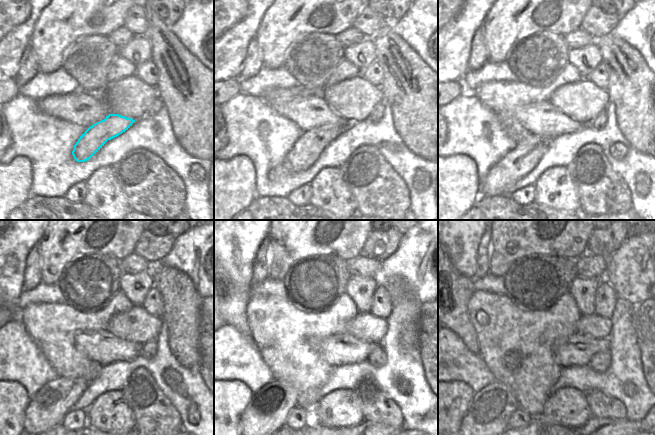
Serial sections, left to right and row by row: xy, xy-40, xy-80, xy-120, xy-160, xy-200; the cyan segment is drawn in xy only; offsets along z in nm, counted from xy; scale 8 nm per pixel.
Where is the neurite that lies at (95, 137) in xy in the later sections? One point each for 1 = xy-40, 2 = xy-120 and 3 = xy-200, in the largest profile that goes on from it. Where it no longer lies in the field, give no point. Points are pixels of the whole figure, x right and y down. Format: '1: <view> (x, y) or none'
1: xy-40 (306, 150)
2: xy-120 (47, 409)
3: xy-200 (487, 416)

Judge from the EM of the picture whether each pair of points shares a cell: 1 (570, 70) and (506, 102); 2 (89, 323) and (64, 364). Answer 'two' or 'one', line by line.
1: one
2: one

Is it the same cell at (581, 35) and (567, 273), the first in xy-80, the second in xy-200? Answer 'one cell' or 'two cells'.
two cells

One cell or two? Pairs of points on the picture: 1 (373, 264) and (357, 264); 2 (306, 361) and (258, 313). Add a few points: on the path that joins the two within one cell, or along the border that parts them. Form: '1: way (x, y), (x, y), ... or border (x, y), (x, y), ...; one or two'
1: way (369, 264), (361, 264); one
2: way (294, 349), (270, 325); one

